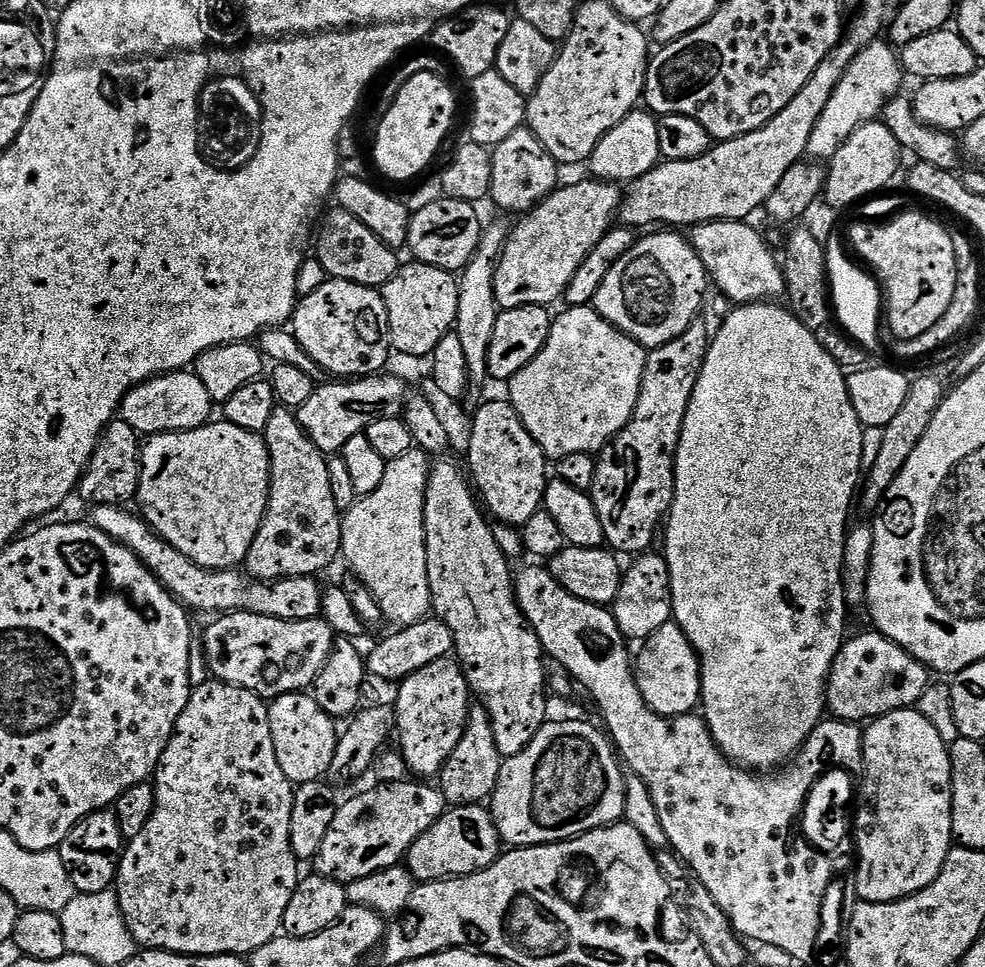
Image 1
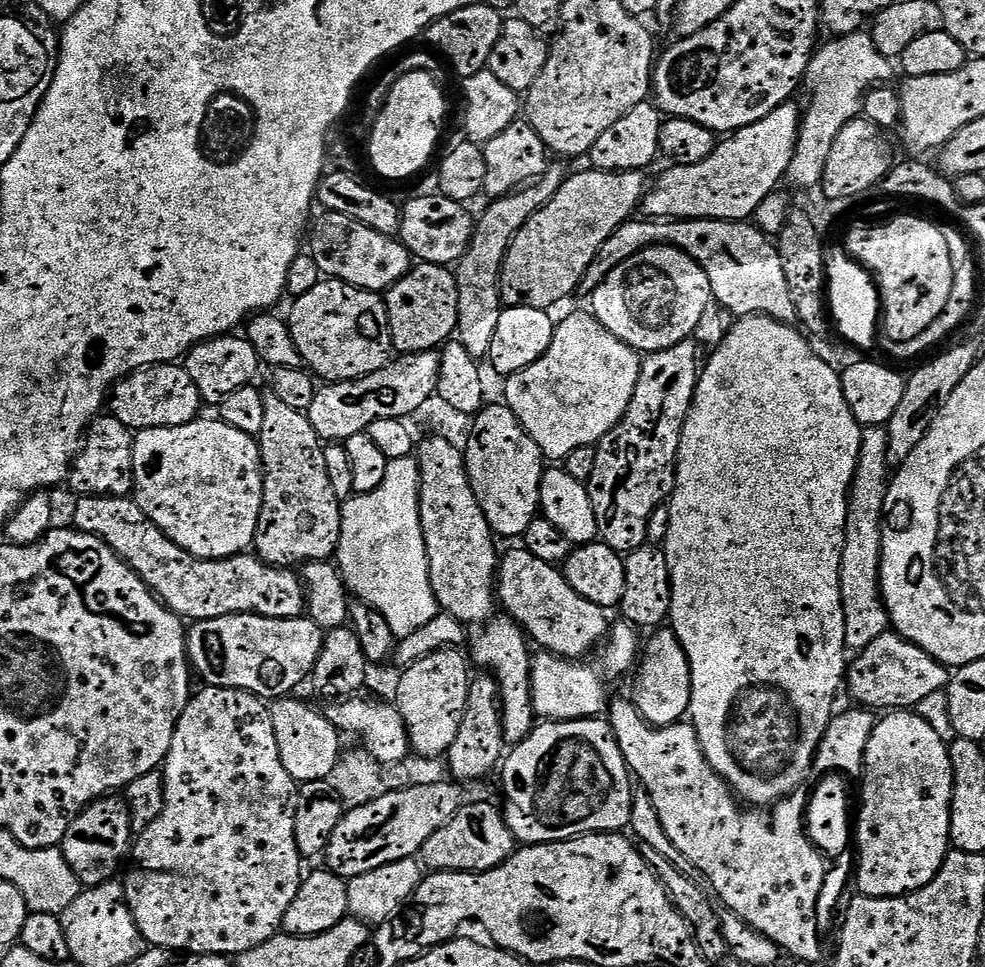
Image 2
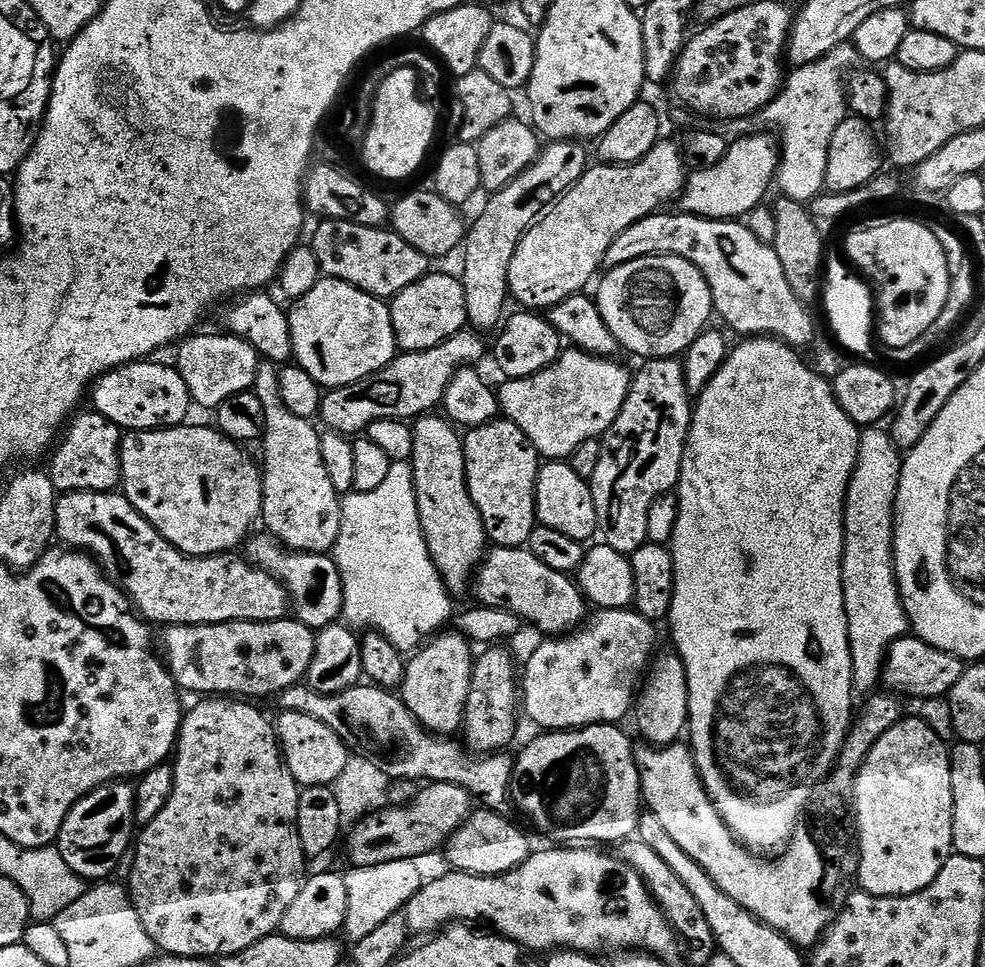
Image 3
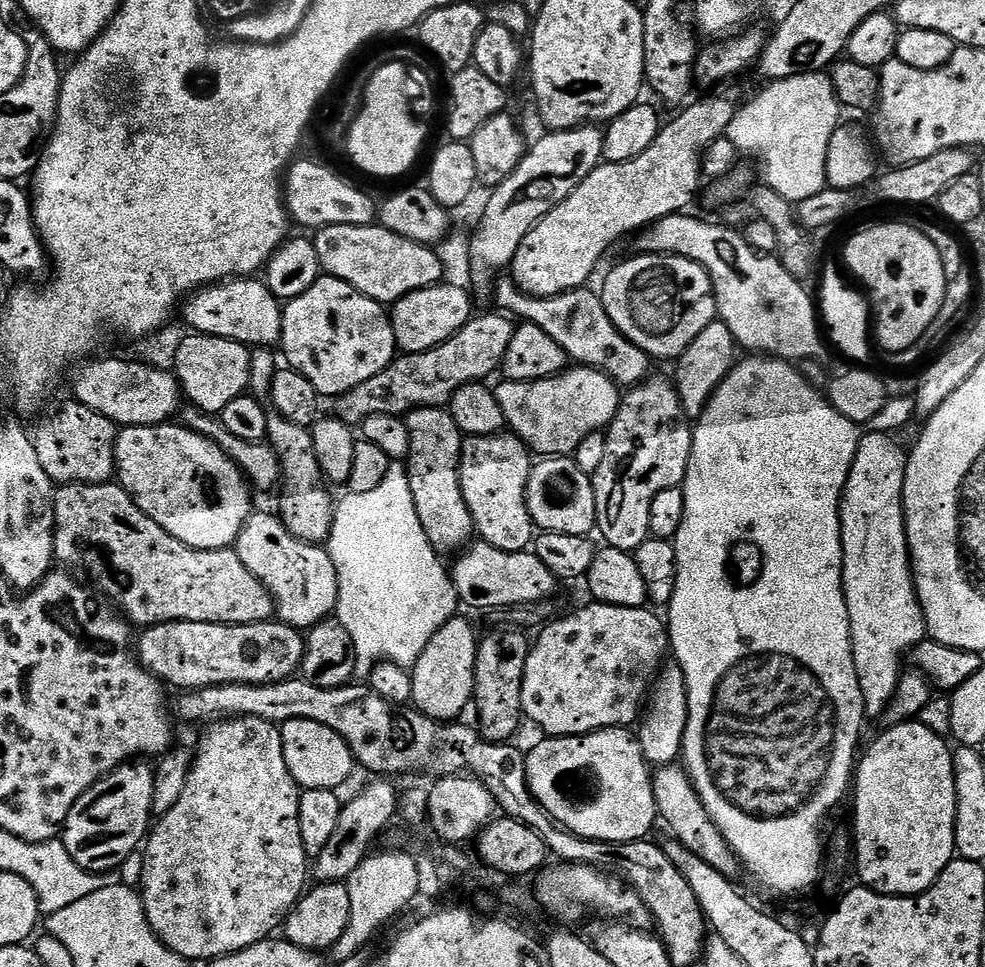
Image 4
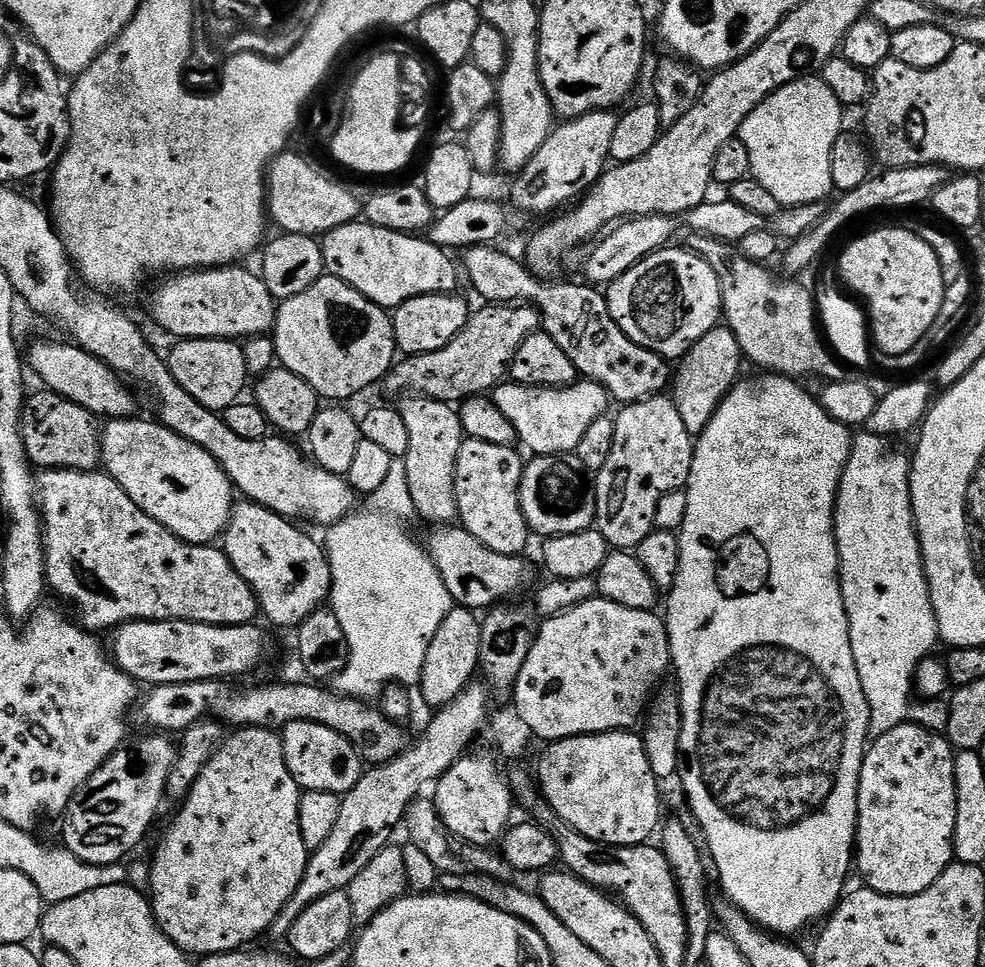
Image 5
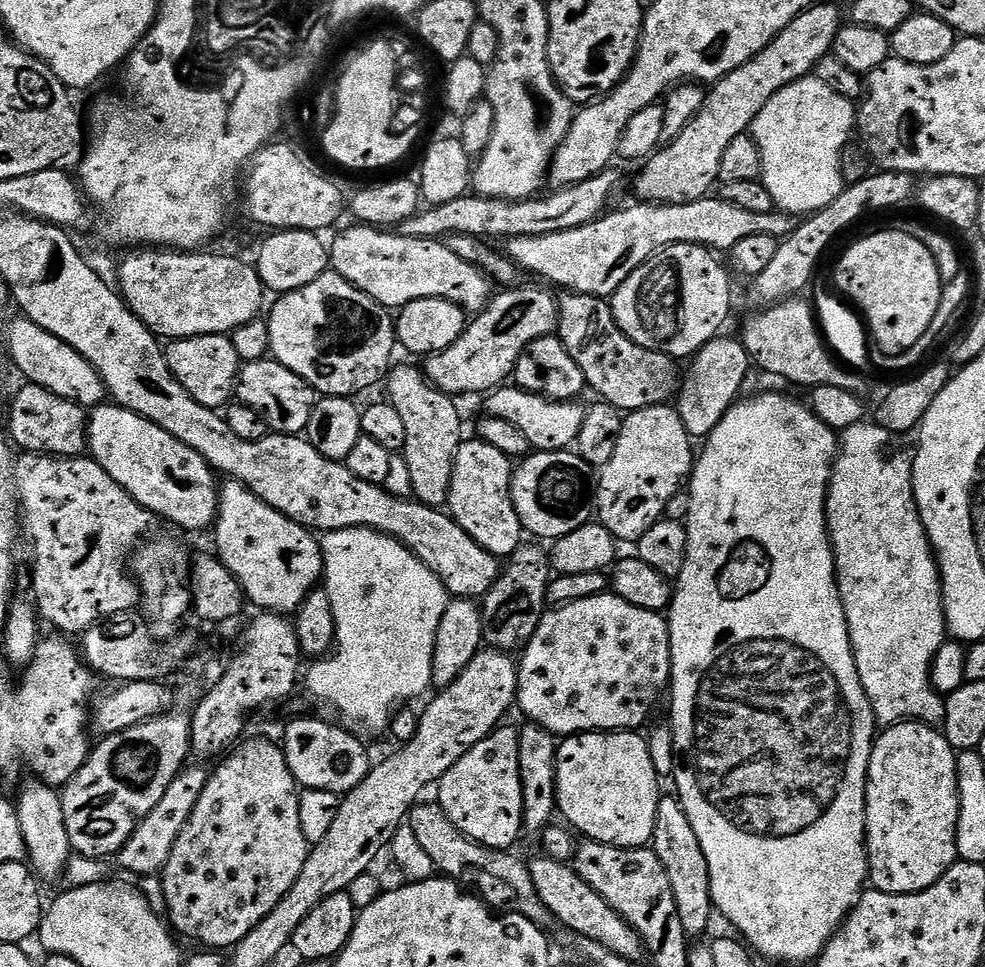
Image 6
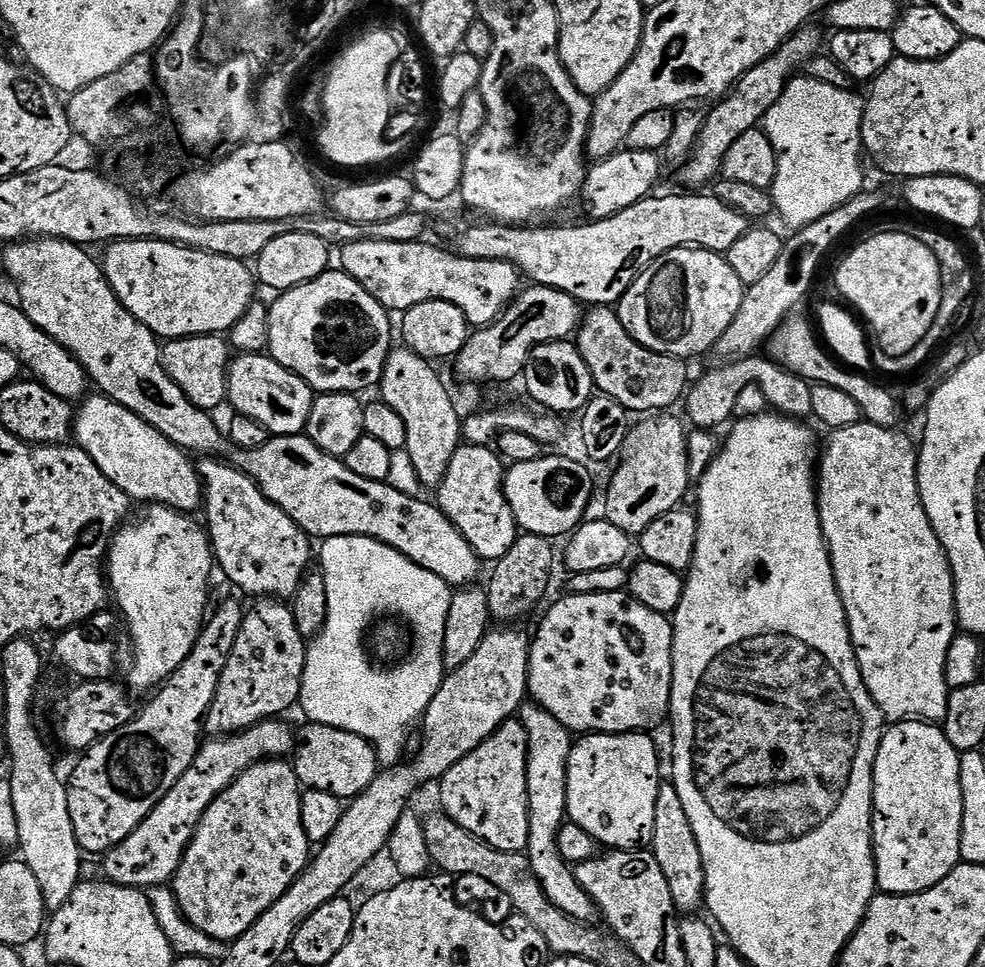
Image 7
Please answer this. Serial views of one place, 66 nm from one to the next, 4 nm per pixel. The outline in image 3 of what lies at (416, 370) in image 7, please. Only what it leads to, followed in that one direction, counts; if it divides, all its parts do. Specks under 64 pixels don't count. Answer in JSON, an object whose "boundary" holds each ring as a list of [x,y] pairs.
{"boundary":[[[425,414],[412,424],[412,433],[414,434],[414,454],[411,458],[412,473],[414,474],[414,490],[416,491],[416,501],[418,502],[418,514],[420,515],[420,525],[424,531],[424,537],[426,538],[426,546],[430,550],[430,558],[434,562],[434,566],[440,572],[440,577],[444,579],[444,585],[448,588],[449,593],[457,594],[456,592],[469,591],[470,581],[473,579],[474,570],[479,569],[485,555],[486,547],[489,543],[488,535],[484,529],[484,523],[482,522],[482,514],[478,514],[478,506],[474,506],[474,502],[470,498],[470,490],[468,489],[468,483],[466,482],[466,461],[464,461],[464,441],[461,433],[457,431],[455,427],[443,415],[440,414]]]}

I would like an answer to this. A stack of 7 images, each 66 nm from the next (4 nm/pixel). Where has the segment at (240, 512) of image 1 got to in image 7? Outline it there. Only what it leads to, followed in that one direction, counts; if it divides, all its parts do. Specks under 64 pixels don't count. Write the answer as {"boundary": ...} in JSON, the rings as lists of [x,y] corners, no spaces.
{"boundary":[[[89,395],[74,412],[74,440],[78,447],[90,454],[98,470],[102,470],[102,474],[106,474],[106,478],[110,478],[110,482],[114,482],[118,490],[126,493],[129,501],[141,500],[141,505],[144,506],[160,504],[164,508],[173,508],[175,512],[195,513],[195,508],[201,507],[204,498],[204,485],[200,482],[200,473],[193,457],[170,442],[170,438],[154,430],[154,426],[142,422],[138,414],[126,410],[126,406],[118,406],[118,402],[106,395],[95,395]]]}

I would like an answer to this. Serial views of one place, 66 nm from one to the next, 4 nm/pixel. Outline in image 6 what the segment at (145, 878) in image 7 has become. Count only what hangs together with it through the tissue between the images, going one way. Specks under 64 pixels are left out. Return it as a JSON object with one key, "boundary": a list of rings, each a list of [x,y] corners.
{"boundary":[[[190,766],[176,776],[174,782],[170,782],[166,794],[162,794],[162,802],[158,802],[158,806],[154,806],[154,810],[146,814],[146,818],[136,827],[132,837],[119,850],[118,861],[120,860],[121,866],[126,871],[133,872],[136,878],[163,873],[166,862],[170,858],[170,850],[174,850],[174,842],[178,834],[182,834],[209,775],[207,767]]]}

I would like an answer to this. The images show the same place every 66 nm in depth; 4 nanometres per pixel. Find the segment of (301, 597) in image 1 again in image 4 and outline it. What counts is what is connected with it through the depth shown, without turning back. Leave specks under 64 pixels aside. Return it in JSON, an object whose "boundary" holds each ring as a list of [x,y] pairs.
{"boundary":[[[119,483],[65,484],[55,493],[55,511],[55,559],[73,564],[78,571],[85,572],[92,579],[91,587],[100,588],[96,589],[99,595],[111,601],[133,625],[165,624],[167,620],[262,624],[273,619],[271,594],[262,582],[258,582],[258,578],[250,574],[250,570],[242,566],[232,548],[198,550],[178,542],[178,538],[162,530],[158,522],[145,514]]]}

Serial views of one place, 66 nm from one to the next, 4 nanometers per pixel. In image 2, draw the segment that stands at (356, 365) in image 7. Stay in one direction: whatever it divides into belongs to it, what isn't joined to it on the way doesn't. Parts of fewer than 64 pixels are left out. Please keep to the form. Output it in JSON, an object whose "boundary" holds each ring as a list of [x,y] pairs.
{"boundary":[[[324,278],[318,286],[314,286],[314,290],[295,297],[291,303],[292,313],[287,313],[286,319],[290,334],[294,338],[294,346],[298,346],[298,354],[304,359],[305,365],[321,381],[361,380],[366,374],[374,374],[389,363],[394,349],[388,305],[383,295],[355,288],[341,280]]]}

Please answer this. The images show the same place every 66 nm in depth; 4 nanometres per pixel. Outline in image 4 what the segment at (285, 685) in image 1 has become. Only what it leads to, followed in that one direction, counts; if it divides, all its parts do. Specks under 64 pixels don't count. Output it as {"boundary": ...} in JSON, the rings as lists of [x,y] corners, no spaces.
{"boundary":[[[167,620],[165,624],[145,627],[141,632],[144,633],[141,636],[139,633],[134,648],[139,664],[165,685],[173,684],[176,688],[184,688],[180,690],[209,688],[219,684],[277,684],[279,680],[289,679],[299,669],[304,658],[305,637],[297,629],[279,622],[211,624]]]}

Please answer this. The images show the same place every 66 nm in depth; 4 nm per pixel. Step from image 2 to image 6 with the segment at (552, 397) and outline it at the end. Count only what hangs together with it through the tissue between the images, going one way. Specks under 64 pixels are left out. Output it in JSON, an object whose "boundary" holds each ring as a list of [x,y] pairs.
{"boundary":[[[501,386],[487,393],[486,400],[487,415],[510,422],[510,426],[517,428],[537,452],[562,452],[571,449],[582,430],[586,411],[585,405],[580,405],[580,402],[547,400],[545,396],[515,386]]]}

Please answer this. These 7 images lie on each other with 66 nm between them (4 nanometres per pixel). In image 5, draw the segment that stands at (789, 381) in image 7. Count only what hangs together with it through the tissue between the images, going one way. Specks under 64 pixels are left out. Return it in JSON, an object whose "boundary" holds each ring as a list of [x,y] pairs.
{"boundary":[[[719,324],[704,334],[677,364],[679,366],[675,367],[670,384],[670,399],[675,403],[687,432],[697,436],[709,424],[725,394],[739,379],[740,366],[744,364],[743,352],[733,332],[727,325]]]}

